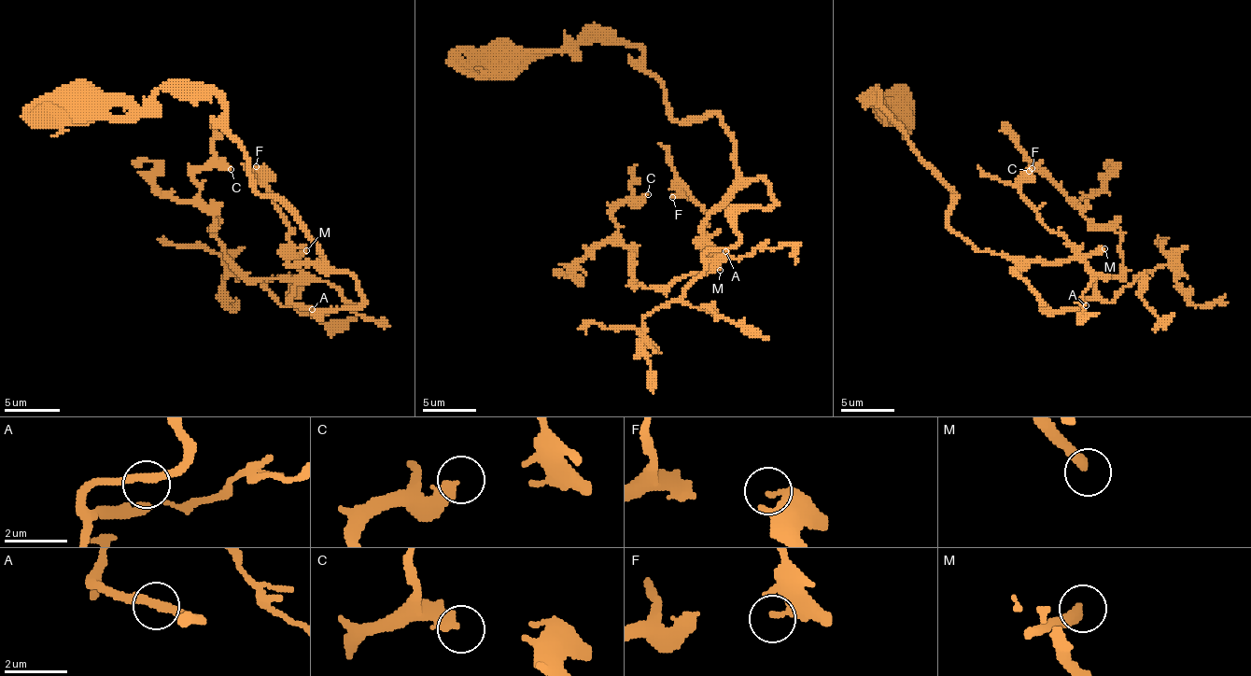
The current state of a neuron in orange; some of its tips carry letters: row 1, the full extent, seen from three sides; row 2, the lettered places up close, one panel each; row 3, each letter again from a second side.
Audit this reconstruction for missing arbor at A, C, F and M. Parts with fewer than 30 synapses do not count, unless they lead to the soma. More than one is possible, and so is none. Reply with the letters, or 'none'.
M

